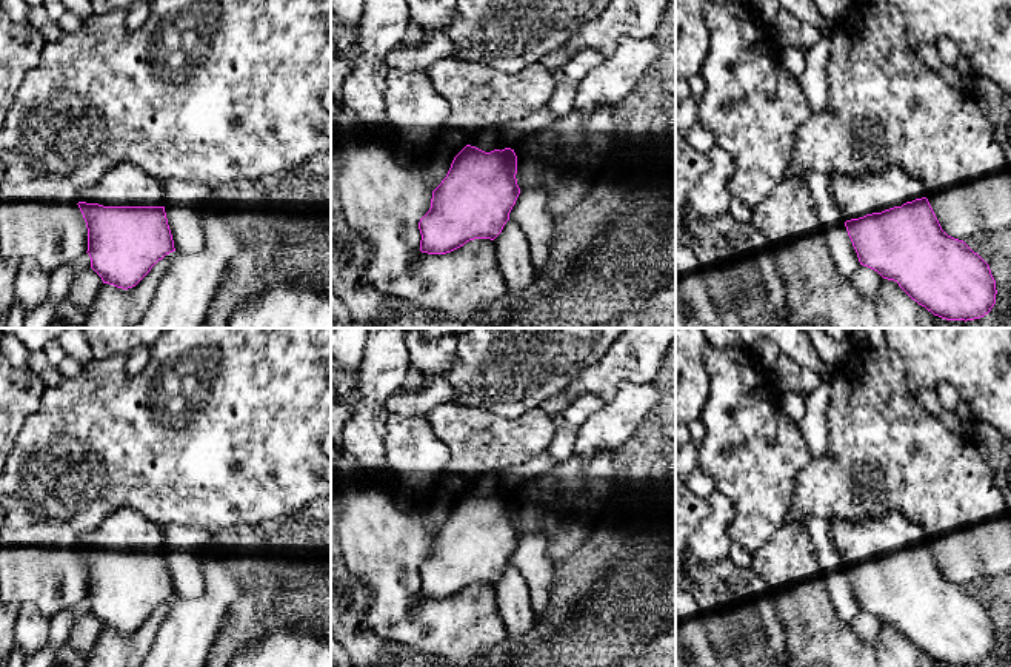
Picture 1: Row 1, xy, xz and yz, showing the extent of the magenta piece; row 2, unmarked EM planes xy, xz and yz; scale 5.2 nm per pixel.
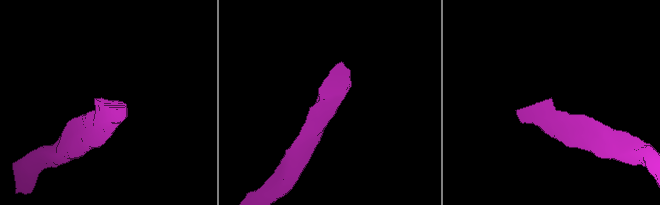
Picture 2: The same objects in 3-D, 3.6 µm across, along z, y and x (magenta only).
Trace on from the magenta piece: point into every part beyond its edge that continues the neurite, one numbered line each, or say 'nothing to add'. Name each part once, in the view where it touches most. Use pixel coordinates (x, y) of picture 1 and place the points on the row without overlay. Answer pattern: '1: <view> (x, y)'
1: xy (125, 530)

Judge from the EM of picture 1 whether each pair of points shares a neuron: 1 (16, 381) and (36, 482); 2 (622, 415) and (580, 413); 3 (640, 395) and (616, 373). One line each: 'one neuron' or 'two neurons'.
1: two neurons
2: two neurons
3: two neurons

